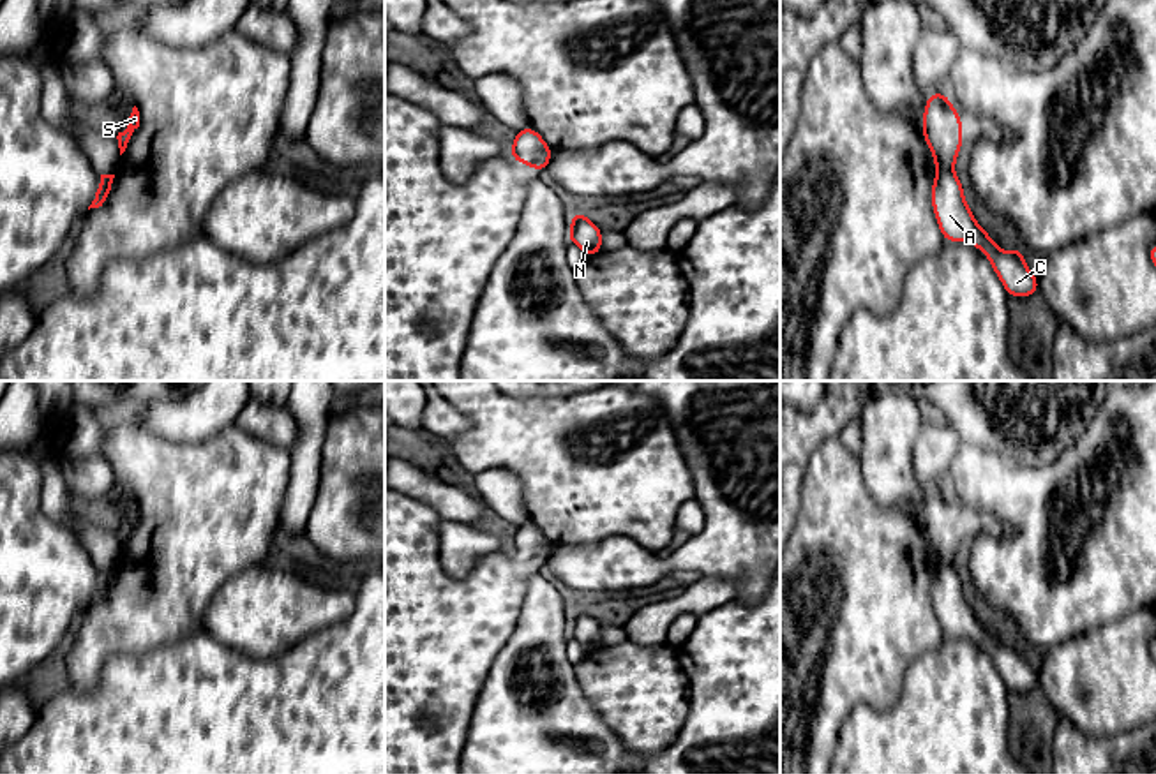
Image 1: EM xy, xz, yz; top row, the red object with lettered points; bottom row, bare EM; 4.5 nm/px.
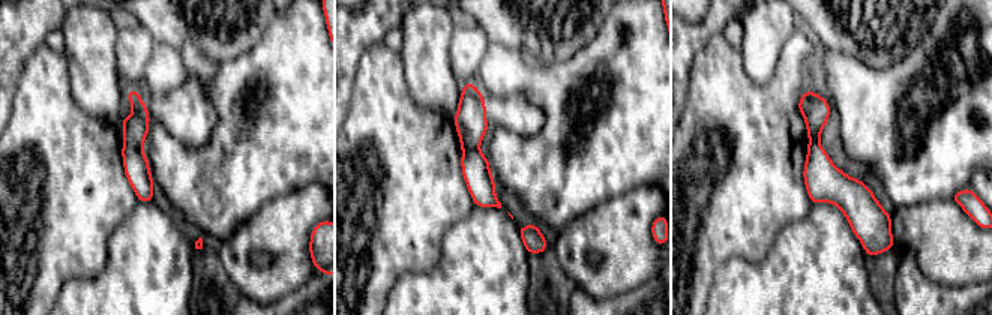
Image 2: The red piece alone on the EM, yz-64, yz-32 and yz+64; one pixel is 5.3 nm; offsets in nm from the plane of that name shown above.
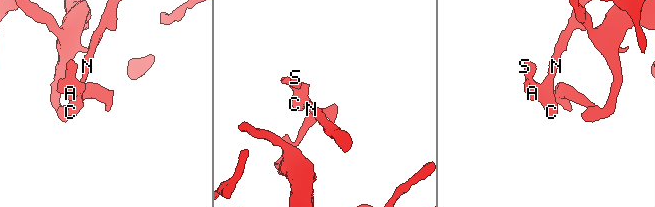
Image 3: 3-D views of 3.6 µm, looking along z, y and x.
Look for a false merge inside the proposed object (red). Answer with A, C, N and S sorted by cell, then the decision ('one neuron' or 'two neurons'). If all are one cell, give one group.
A C N S | one neuron

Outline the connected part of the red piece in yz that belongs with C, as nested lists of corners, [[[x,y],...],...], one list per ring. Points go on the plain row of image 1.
[[[942,487],[927,494],[921,527],[935,557],[930,594],[944,635],[978,642],[988,652],[1010,693],[1038,688],[1038,674],[1025,659],[1022,644],[1004,647],[976,617],[965,598],[964,582],[955,569],[964,522],[958,506]]]

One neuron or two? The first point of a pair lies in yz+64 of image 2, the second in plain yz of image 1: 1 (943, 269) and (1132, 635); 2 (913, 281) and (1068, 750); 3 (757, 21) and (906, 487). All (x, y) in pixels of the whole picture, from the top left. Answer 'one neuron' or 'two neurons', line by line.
1: one neuron
2: one neuron
3: one neuron

